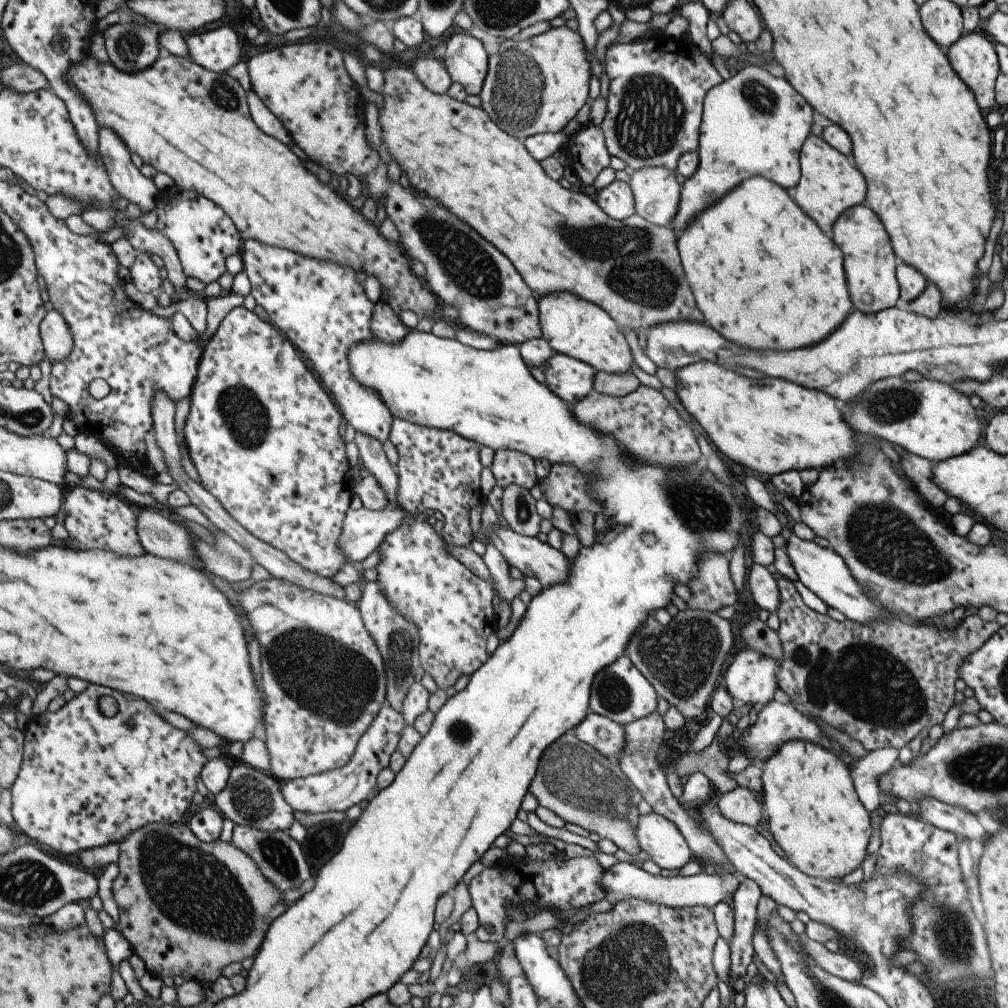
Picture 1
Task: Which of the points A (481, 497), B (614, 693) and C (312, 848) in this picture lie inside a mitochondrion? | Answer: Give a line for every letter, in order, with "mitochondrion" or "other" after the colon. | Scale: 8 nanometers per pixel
A: other
B: mitochondrion
C: mitochondrion

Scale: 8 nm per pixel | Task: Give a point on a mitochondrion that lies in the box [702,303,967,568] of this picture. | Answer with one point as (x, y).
(887, 406)

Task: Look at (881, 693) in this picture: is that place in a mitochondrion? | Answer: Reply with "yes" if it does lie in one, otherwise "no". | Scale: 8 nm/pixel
yes

